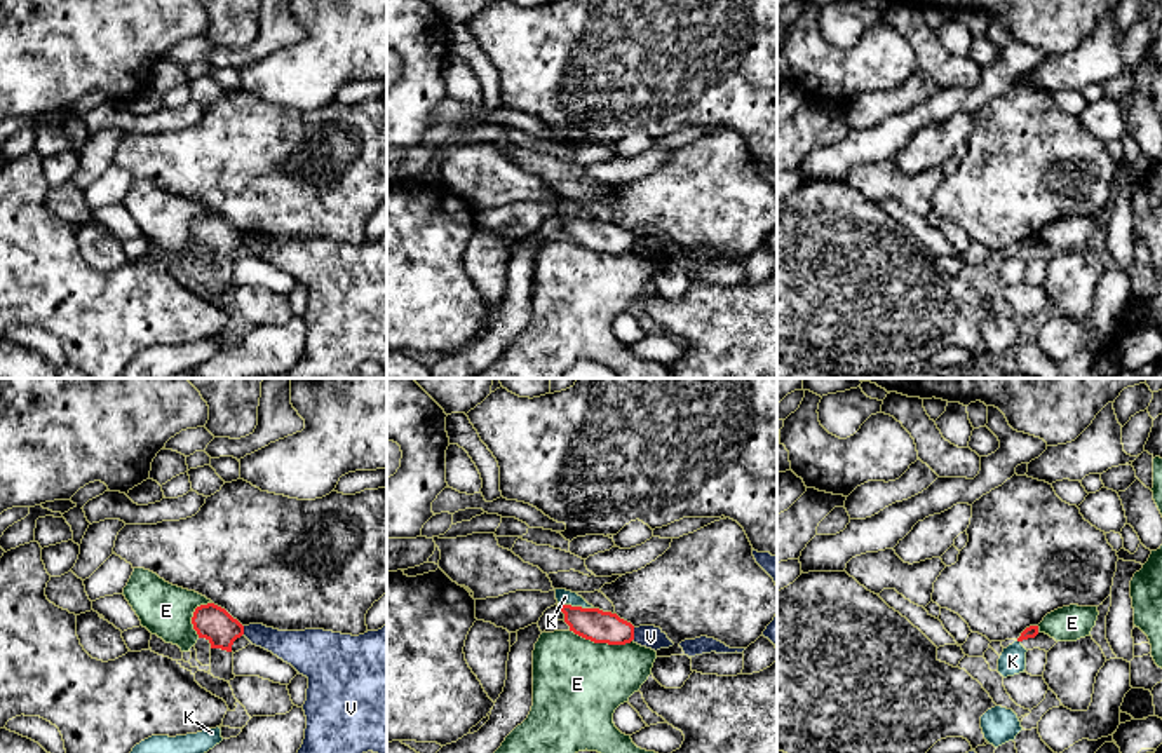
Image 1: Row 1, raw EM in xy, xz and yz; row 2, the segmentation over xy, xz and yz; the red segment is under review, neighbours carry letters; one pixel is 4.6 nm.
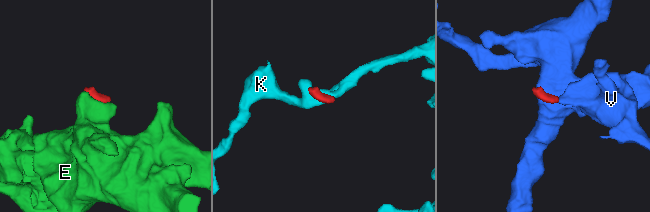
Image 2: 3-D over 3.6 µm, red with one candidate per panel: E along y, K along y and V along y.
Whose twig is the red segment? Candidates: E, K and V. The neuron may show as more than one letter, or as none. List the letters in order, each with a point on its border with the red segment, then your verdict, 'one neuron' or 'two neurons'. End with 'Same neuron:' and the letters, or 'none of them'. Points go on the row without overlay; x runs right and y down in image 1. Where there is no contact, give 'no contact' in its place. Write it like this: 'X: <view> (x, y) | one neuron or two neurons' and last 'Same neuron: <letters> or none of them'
E: xz (601, 251) | two neurons
K: xz (575, 217) | two neurons
V: xz (633, 244) | two neurons
Same neuron: none of them

